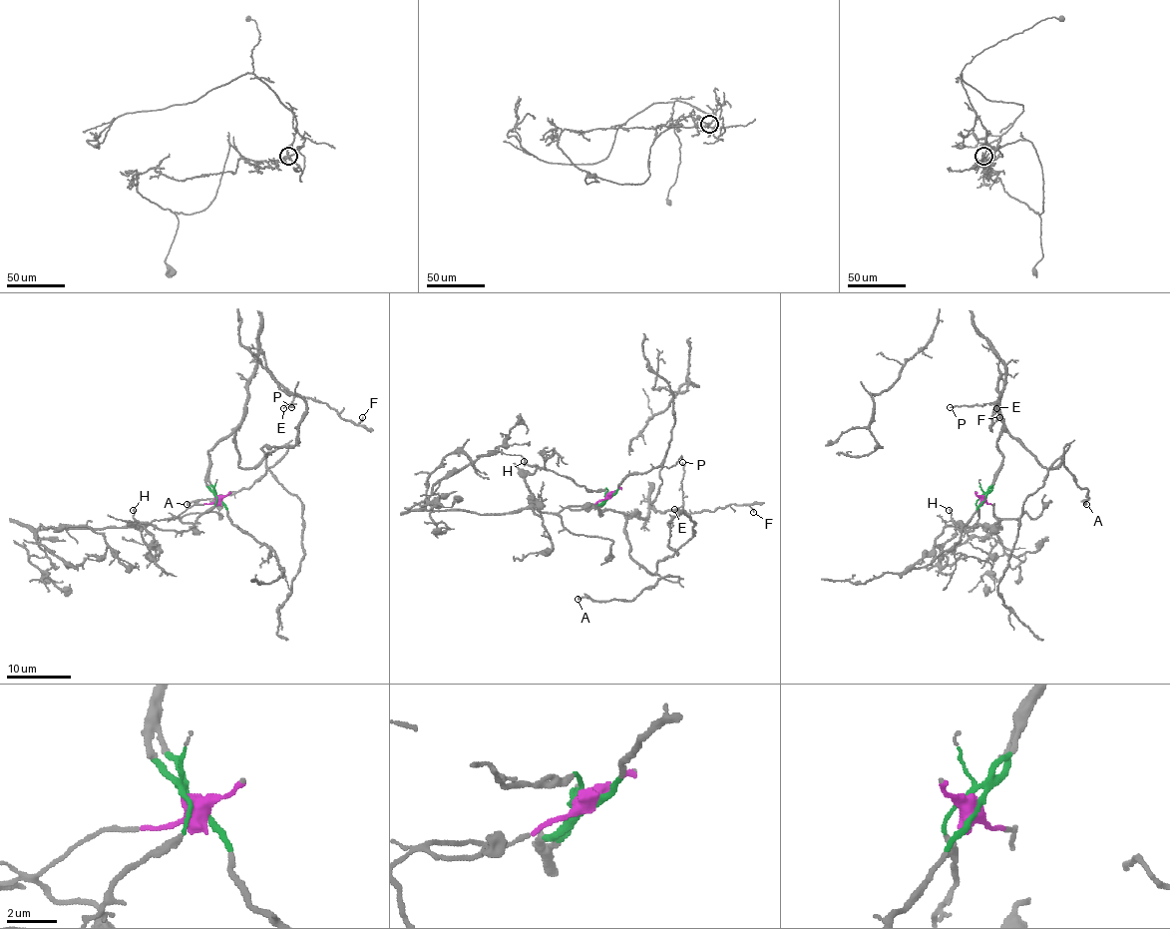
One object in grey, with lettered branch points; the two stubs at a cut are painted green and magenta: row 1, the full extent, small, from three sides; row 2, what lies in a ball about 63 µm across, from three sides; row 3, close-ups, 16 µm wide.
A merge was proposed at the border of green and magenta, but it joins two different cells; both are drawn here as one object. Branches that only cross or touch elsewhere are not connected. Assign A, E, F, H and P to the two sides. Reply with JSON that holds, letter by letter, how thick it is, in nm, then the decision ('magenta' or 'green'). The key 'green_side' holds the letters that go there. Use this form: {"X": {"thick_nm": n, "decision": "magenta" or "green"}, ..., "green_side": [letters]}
{"A": {"thick_nm": 240, "decision": "green"}, "E": {"thick_nm": 100, "decision": "green"}, "F": {"thick_nm": 130, "decision": "green"}, "H": {"thick_nm": 130, "decision": "green"}, "P": {"thick_nm": 110, "decision": "green"}, "green_side": ["A", "E", "F", "H", "P"]}

